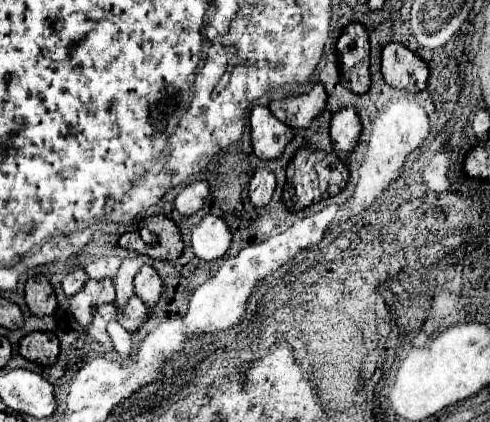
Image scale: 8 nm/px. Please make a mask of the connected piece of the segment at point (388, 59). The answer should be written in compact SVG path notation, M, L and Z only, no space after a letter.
M385 44L383 60L381 60L383 80L391 88L405 90L409 94L417 94L425 90L429 80L427 64L411 50L401 44Z

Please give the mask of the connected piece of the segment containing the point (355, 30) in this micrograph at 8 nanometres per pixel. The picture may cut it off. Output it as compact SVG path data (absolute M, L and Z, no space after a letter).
M349 24L337 40L341 82L353 94L367 94L369 78L369 36L361 24Z

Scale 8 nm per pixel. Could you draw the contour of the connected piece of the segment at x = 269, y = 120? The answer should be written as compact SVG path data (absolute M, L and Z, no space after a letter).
M257 106L251 112L251 142L253 150L261 160L281 158L285 146L293 140L293 130L279 122L269 108Z

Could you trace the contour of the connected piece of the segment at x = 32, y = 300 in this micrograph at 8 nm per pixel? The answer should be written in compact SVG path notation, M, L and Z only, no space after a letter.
M43 274L31 276L27 280L25 302L27 302L29 310L33 314L37 314L37 316L51 316L51 314L55 314L55 310L59 306L55 290L53 290L51 282Z

